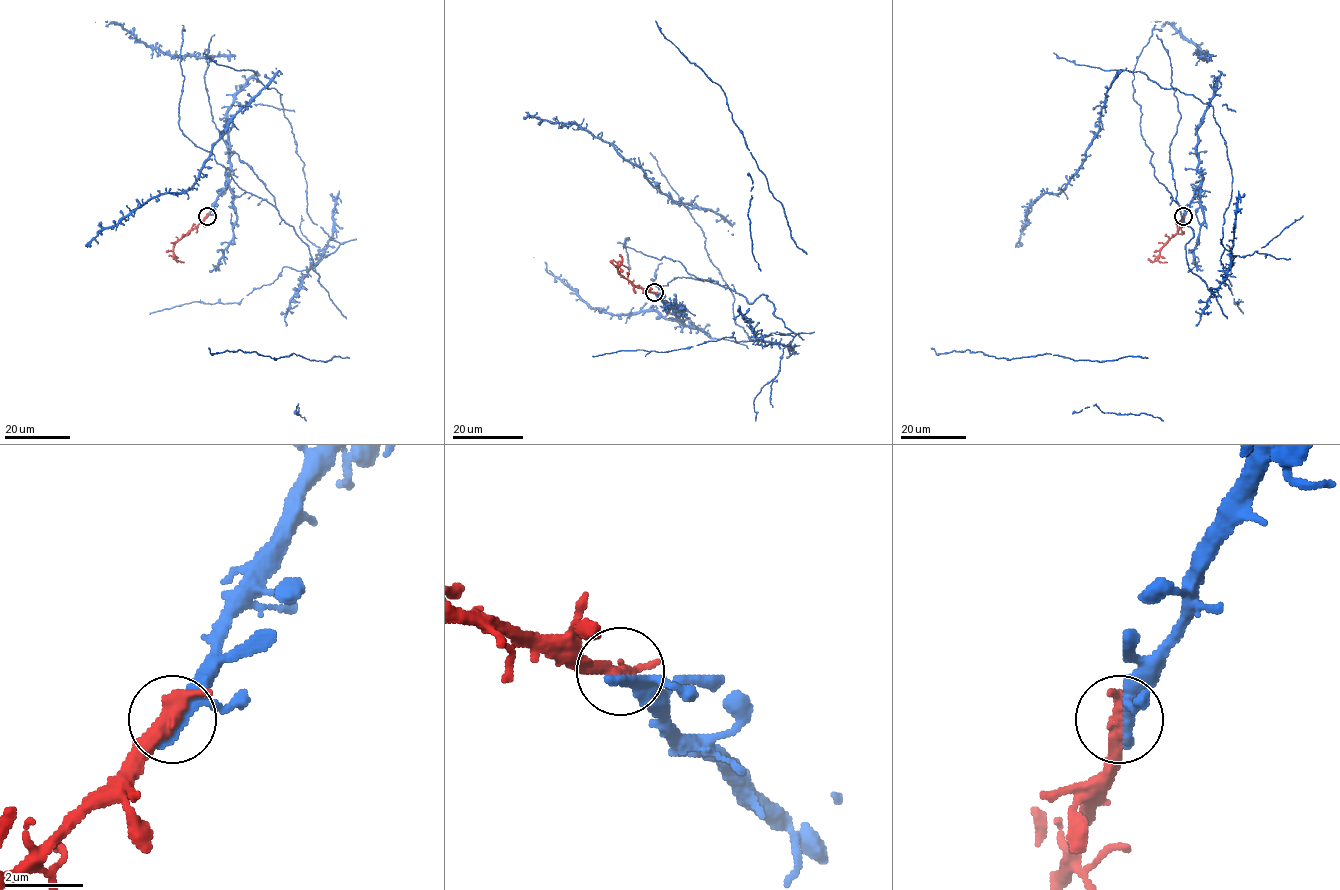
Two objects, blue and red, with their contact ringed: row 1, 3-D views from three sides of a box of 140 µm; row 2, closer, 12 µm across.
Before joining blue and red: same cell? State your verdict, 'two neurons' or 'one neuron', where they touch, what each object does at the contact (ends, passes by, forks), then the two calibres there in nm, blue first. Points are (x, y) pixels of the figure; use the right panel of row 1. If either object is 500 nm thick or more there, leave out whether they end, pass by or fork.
one neuron | (1183, 216) | blue passes by | red passes by | 320/320 nm

